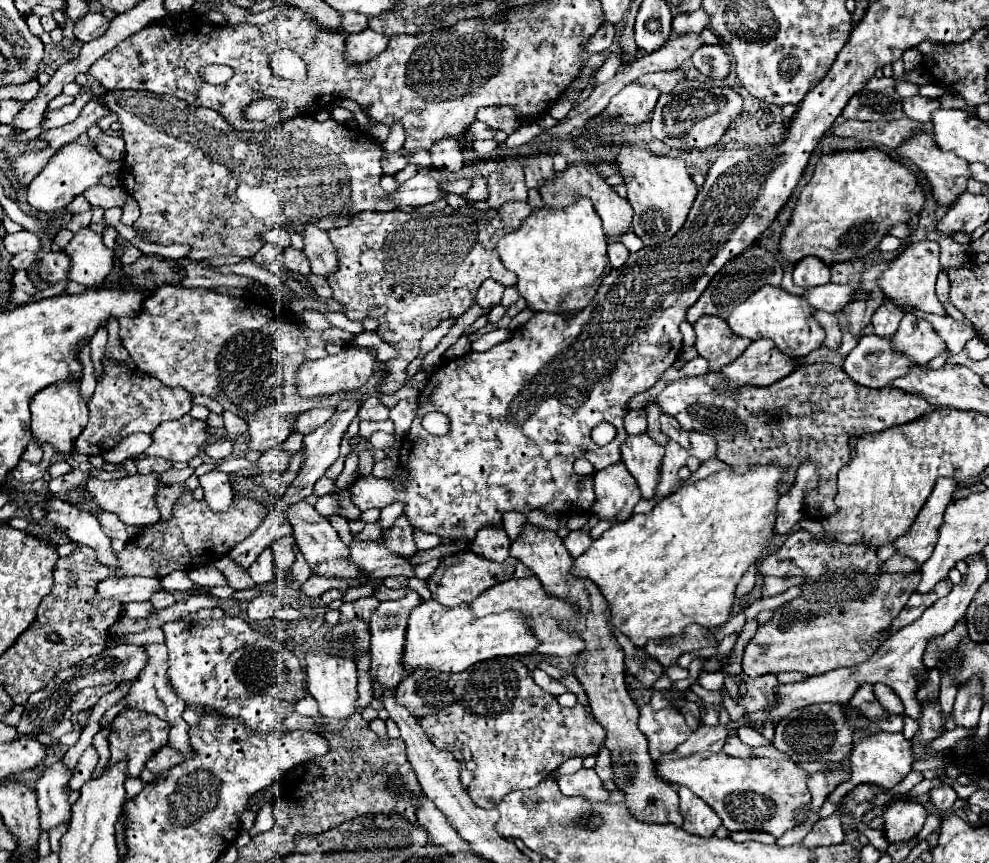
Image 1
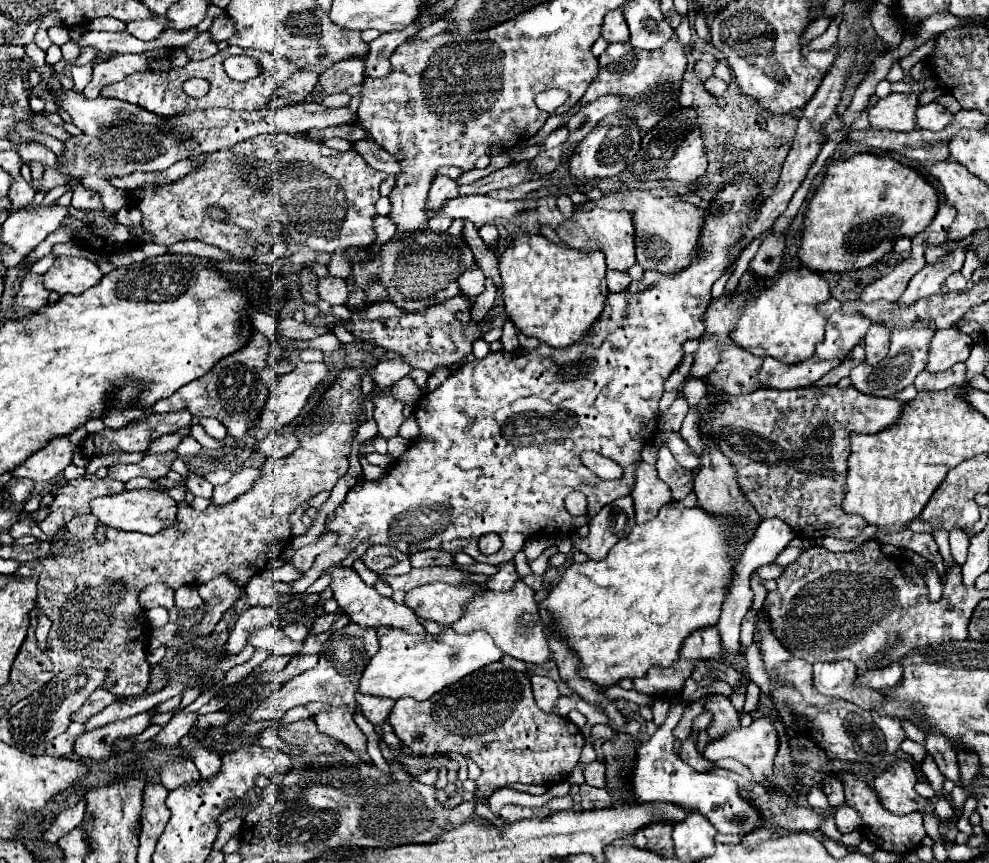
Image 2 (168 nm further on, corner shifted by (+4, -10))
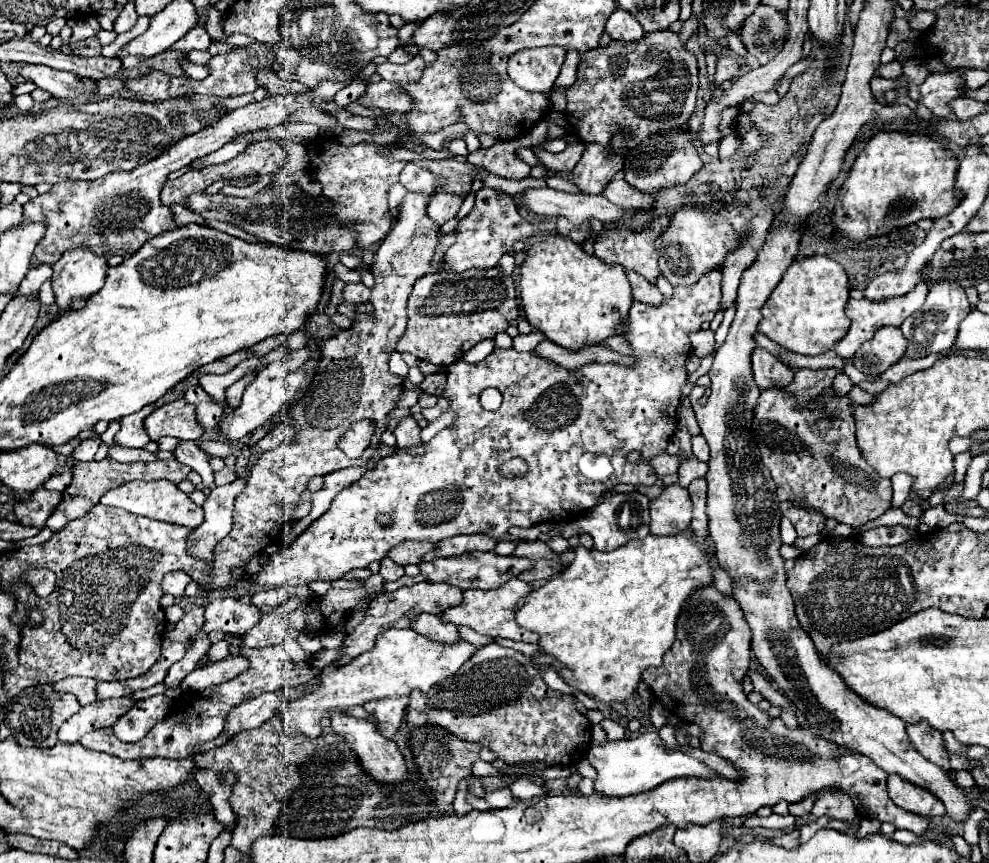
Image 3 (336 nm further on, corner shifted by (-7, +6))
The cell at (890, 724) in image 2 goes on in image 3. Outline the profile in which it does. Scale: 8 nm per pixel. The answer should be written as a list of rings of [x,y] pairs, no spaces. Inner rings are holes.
[[[919,720],[915,724],[907,724],[907,734],[909,734],[909,740],[911,744],[915,746],[915,750],[931,760],[933,764],[937,764],[939,768],[943,768],[945,772],[949,772],[949,756],[943,748],[943,738],[941,738],[941,732],[931,728],[925,720]]]

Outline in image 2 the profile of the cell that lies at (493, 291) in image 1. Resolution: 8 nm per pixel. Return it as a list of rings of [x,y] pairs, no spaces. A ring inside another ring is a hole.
[[[472,264],[472,268],[460,276],[458,288],[468,298],[476,298],[478,294],[482,294],[484,292],[484,274],[482,274],[482,268],[478,264]]]

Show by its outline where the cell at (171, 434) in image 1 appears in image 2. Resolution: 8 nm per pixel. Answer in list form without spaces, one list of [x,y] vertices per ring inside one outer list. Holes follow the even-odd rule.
[[[176,452],[146,454],[138,464],[108,468],[108,476],[114,480],[122,480],[122,482],[128,482],[130,478],[136,478],[136,476],[144,476],[148,480],[158,480],[168,474],[174,460],[176,460]]]

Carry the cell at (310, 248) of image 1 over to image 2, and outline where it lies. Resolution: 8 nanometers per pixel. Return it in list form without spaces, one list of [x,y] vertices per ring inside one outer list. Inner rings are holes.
[[[328,276],[328,278],[320,278],[320,284],[318,284],[318,294],[324,302],[328,304],[344,304],[346,298],[348,298],[348,288],[346,288],[346,282],[342,278],[334,278],[334,276]]]

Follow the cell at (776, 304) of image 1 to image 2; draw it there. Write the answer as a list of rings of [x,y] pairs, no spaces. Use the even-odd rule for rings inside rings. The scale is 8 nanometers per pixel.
[[[808,268],[782,272],[772,288],[766,288],[744,308],[736,330],[732,332],[732,340],[760,358],[772,356],[784,364],[804,362],[814,354],[816,344],[824,340],[826,318],[816,310],[816,306],[826,302],[830,295],[828,282],[818,272]]]

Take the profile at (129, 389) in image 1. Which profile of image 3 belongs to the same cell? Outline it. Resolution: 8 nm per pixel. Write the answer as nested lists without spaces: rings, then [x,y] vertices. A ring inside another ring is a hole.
[[[185,398],[173,400],[145,418],[145,430],[151,440],[163,436],[175,436],[179,440],[197,440],[203,434],[195,420],[195,406],[185,402]]]

